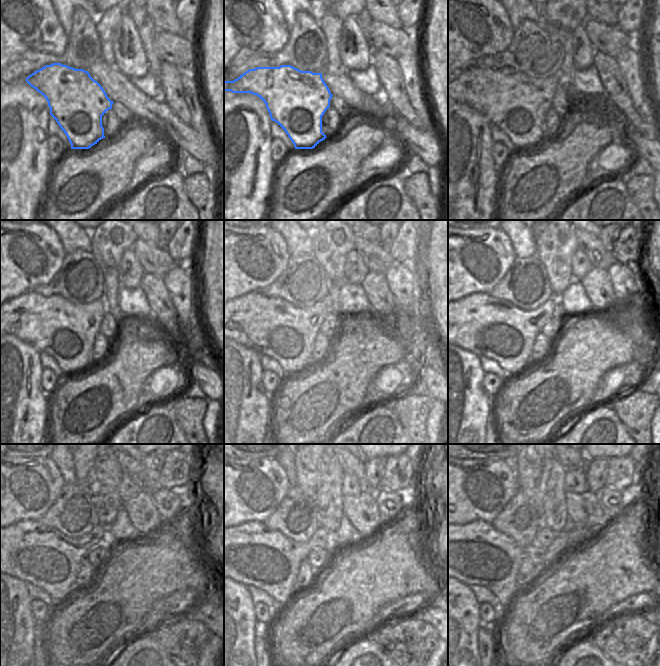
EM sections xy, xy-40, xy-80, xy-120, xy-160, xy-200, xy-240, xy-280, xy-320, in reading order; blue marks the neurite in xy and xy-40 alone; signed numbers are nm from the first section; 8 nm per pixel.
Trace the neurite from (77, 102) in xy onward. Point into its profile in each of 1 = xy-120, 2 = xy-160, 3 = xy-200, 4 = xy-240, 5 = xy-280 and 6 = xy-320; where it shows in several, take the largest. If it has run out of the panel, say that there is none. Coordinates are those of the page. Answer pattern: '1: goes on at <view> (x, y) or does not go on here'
1: goes on at xy-120 (64, 330)
2: goes on at xy-160 (273, 327)
3: goes on at xy-200 (492, 328)
4: goes on at xy-240 (28, 550)
5: goes on at xy-280 (252, 554)
6: goes on at xy-320 (475, 553)

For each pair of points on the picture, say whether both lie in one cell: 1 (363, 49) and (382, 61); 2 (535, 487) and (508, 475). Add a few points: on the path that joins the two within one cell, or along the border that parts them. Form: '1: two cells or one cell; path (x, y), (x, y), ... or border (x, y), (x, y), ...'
1: two cells; border (371, 51), (372, 64)
2: two cells; border (510, 462), (515, 472), (518, 488)

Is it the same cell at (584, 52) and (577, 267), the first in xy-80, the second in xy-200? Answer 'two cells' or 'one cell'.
one cell

